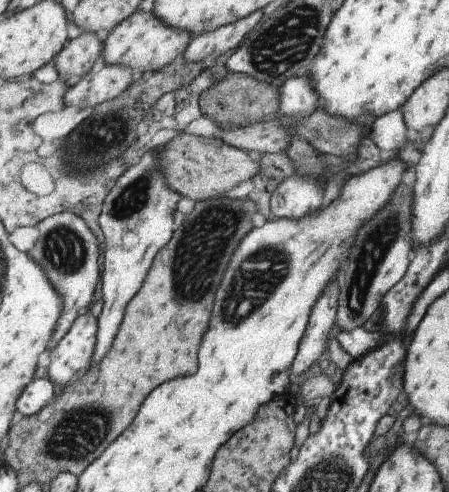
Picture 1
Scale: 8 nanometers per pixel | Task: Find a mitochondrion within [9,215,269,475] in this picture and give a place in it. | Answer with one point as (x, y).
(78, 432)

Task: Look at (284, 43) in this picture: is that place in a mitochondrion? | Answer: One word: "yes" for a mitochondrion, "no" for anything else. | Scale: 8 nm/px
yes

